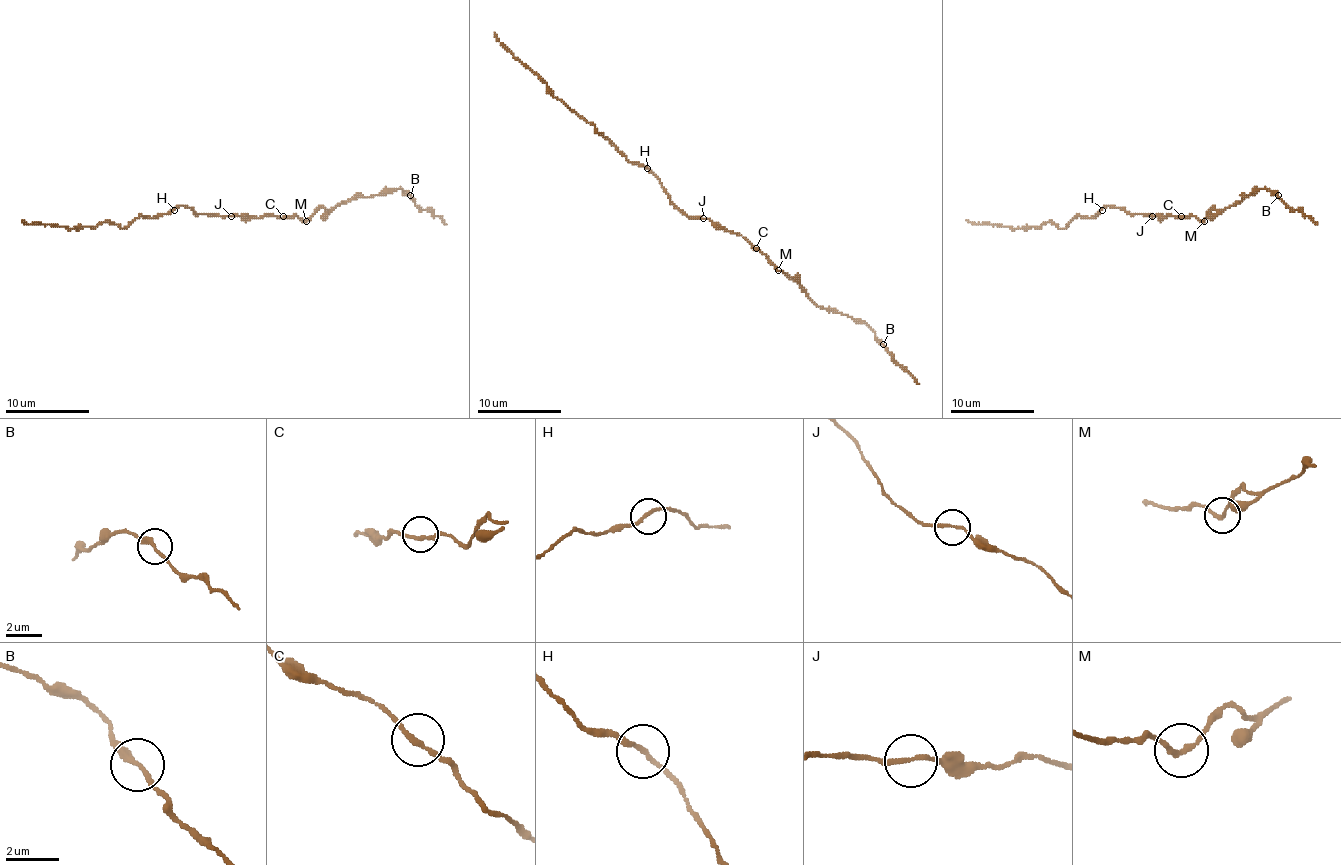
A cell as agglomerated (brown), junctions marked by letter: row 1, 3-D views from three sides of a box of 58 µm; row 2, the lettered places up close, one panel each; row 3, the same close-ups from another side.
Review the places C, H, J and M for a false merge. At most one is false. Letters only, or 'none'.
none

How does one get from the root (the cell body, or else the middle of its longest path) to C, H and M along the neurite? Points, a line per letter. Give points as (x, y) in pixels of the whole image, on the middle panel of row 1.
C: (703, 218), (710, 218), (745, 237), (756, 248)
H: (703, 218), (687, 216), (647, 168)
M: (703, 218), (710, 218), (745, 237), (779, 271)

